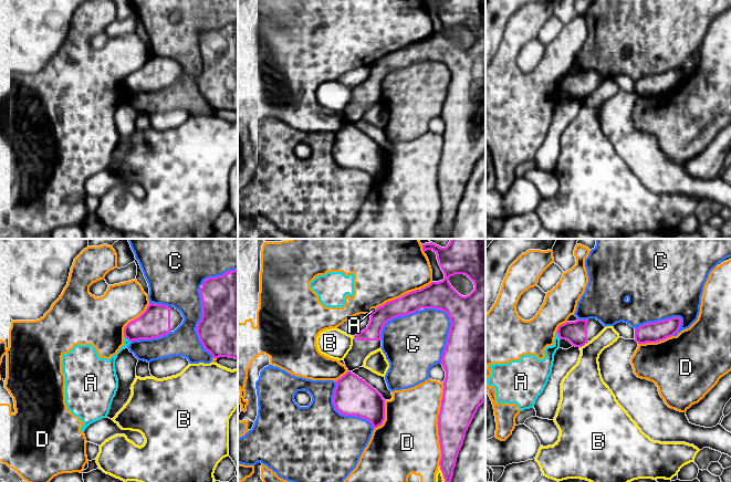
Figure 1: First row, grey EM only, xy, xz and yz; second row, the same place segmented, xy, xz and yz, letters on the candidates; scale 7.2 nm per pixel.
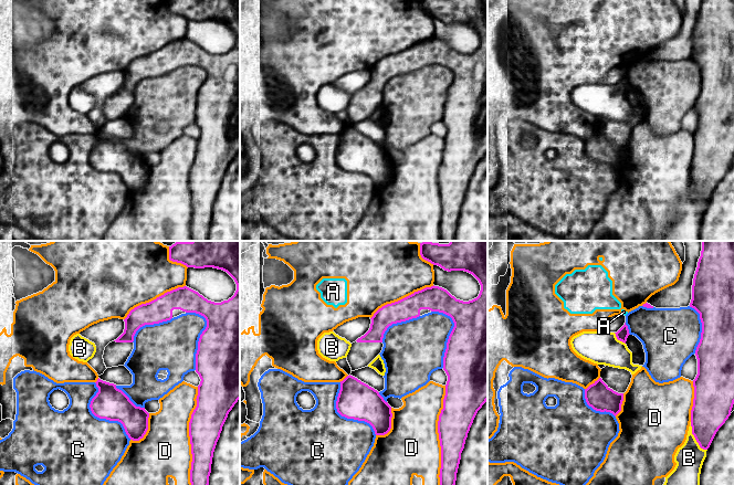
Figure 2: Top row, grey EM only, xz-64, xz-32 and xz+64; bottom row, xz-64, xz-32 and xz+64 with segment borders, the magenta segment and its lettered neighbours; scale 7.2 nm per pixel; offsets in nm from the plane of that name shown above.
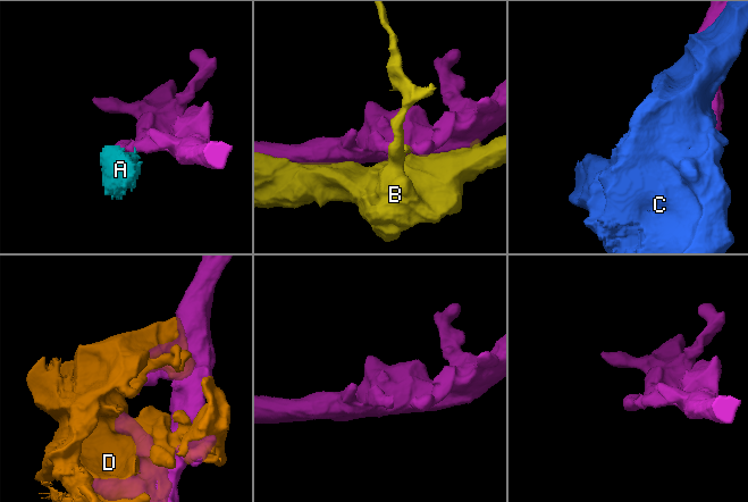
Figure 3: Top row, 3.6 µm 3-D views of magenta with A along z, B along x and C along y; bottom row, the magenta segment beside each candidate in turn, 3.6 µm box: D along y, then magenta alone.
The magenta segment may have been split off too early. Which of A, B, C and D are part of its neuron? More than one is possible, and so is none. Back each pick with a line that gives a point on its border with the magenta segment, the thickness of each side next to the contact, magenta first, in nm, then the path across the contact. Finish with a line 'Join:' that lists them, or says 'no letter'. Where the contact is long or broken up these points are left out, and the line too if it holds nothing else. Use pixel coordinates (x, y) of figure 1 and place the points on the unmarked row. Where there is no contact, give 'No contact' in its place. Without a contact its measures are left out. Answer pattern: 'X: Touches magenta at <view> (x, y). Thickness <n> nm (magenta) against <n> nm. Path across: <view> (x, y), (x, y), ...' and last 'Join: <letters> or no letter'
Join: no letter

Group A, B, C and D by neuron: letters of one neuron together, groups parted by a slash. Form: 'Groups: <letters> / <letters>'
Groups: A D / B / C

